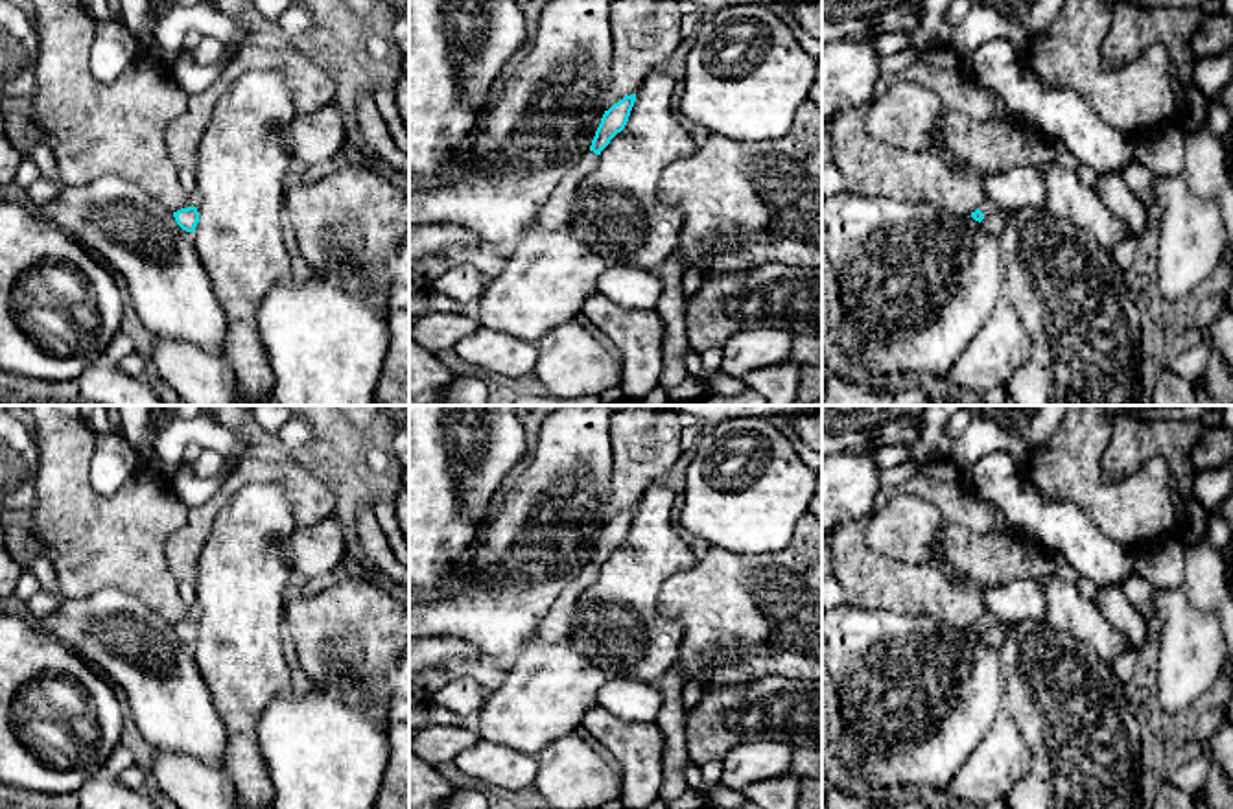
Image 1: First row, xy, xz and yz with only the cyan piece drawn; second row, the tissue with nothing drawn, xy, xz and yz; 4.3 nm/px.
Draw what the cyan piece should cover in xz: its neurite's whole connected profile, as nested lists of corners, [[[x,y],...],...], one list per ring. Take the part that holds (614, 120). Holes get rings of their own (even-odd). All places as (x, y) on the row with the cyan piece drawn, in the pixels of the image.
[[[630,94],[614,103],[608,111],[605,111],[595,136],[592,140],[590,151],[601,155],[601,151],[610,144],[610,140],[625,129],[634,101],[636,94]]]

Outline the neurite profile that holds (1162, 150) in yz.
[[[1163,123],[1133,140],[1135,160],[1157,177],[1181,177],[1185,164],[1183,131]]]

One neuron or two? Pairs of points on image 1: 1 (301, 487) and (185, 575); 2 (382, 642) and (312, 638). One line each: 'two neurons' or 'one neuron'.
1: one neuron
2: one neuron

